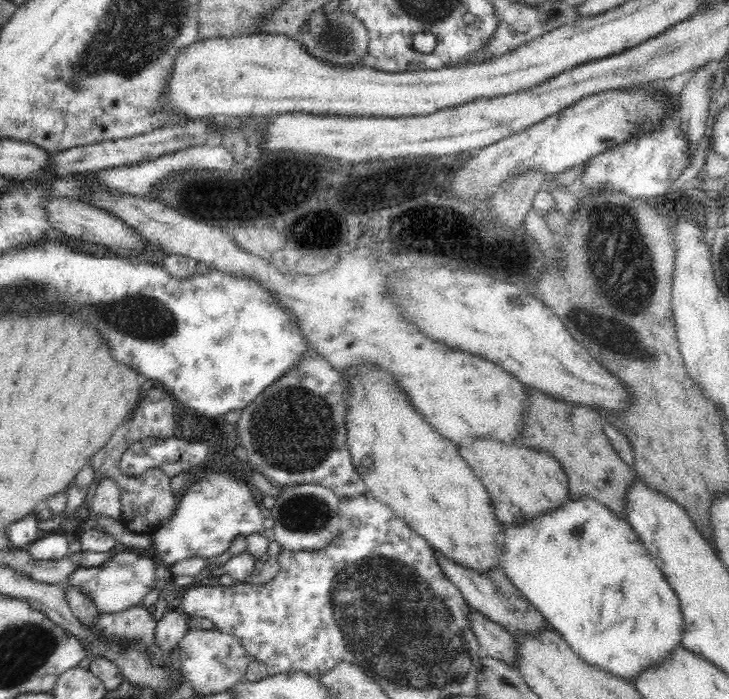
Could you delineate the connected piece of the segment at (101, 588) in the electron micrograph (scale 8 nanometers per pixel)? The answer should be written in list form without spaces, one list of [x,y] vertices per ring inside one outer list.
[[[117,549],[116,553],[100,566],[78,566],[61,584],[64,592],[68,587],[72,587],[90,597],[100,615],[116,614],[141,604],[144,596],[155,587],[155,569],[156,563],[148,555]]]

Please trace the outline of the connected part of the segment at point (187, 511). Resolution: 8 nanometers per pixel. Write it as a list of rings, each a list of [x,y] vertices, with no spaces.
[[[222,467],[206,469],[196,476],[195,483],[180,494],[174,514],[152,534],[160,562],[169,570],[187,558],[205,556],[212,559],[220,556],[227,552],[231,541],[240,534],[263,533],[265,515],[250,492],[244,474],[223,472]]]

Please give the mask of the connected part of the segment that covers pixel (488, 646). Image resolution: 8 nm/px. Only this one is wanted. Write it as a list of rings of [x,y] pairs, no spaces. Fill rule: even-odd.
[[[473,608],[468,610],[468,621],[478,642],[480,655],[500,660],[510,667],[517,664],[517,642],[511,633]]]

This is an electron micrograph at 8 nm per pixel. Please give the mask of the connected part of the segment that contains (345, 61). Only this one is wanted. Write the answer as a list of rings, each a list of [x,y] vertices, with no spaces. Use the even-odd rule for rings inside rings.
[[[322,8],[312,13],[312,16],[301,26],[301,30],[296,35],[314,58],[329,62],[334,66],[356,67],[360,65],[360,56],[366,52],[368,43],[368,33],[366,27],[358,22],[356,17],[336,9],[330,14],[324,14]]]

